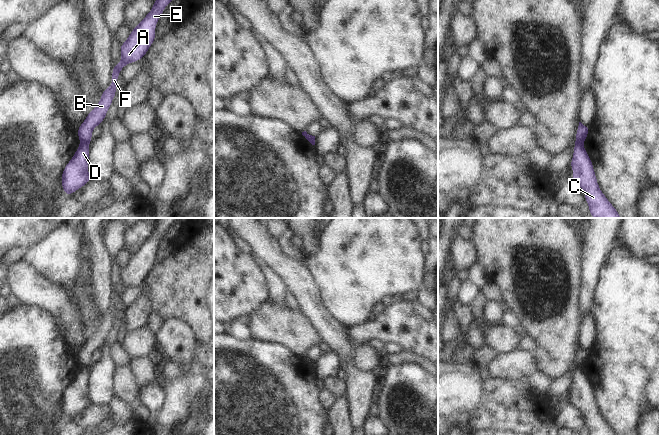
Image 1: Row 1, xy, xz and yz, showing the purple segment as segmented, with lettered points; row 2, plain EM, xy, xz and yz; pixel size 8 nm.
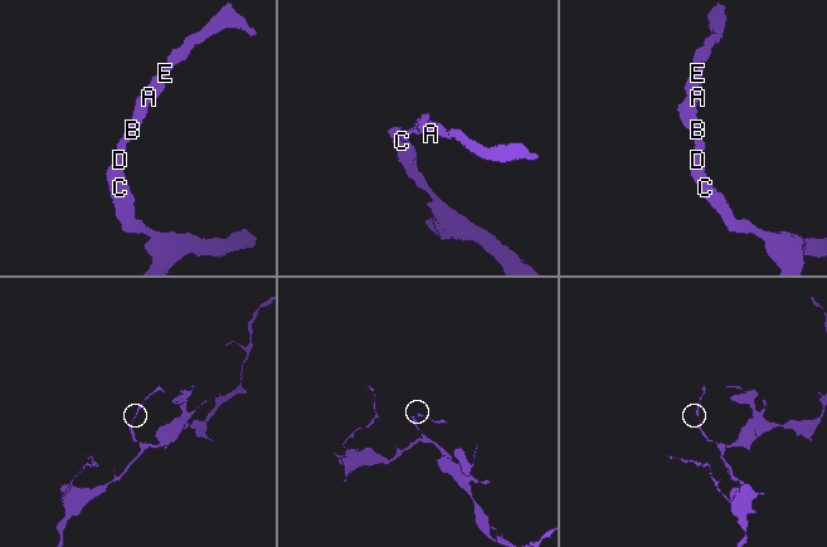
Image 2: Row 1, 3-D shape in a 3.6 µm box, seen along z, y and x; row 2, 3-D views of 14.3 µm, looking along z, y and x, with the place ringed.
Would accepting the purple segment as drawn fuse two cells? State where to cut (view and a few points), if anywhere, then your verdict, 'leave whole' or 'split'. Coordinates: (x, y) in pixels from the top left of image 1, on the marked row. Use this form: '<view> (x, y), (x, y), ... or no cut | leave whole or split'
xy (81, 141), (87, 145) | split

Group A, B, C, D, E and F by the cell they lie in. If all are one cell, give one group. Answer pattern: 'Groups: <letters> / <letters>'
Groups: A B E F / C D.

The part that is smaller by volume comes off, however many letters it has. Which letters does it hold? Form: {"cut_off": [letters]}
{"cut_off": ["A", "B", "E", "F"]}

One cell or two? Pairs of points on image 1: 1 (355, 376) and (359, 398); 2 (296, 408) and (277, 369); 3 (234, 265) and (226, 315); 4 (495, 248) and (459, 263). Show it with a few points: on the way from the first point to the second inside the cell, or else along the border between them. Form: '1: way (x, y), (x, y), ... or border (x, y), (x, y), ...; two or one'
1: way (358, 381), (359, 393); one
2: way (286, 398), (278, 390), (277, 379); one
3: way (226, 277), (226, 303); one
4: border (471, 240), (478, 254), (477, 261); two

